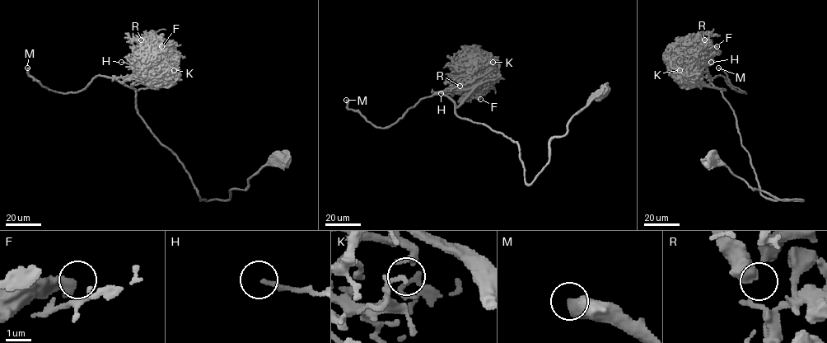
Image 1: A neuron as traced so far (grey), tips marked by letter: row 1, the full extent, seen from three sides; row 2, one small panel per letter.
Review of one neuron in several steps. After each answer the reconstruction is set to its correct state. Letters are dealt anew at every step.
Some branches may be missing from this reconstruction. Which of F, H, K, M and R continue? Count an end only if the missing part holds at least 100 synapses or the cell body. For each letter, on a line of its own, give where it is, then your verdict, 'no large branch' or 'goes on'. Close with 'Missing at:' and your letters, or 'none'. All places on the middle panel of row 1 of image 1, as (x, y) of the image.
F: place (480, 99); no large branch
H: place (441, 93); no large branch
K: place (492, 62); no large branch
M: place (346, 100); goes on
R: place (460, 86); no large branch
Missing at: M

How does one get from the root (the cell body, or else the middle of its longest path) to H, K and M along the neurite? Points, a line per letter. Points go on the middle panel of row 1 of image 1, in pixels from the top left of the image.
H: (600, 93), (552, 138), (530, 184), (516, 142), (455, 113), (491, 80), (441, 93)
K: (600, 93), (552, 138), (548, 162), (528, 184), (516, 142), (455, 113), (491, 80), (492, 62)
M: (600, 93), (552, 138), (530, 184), (517, 143), (459, 117), (441, 93), (385, 128), (346, 100)

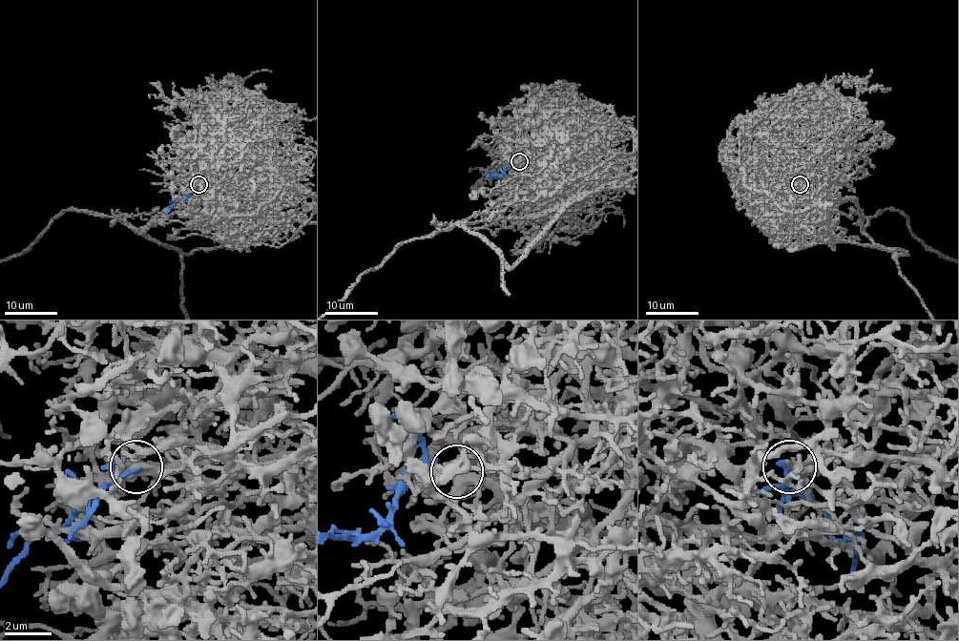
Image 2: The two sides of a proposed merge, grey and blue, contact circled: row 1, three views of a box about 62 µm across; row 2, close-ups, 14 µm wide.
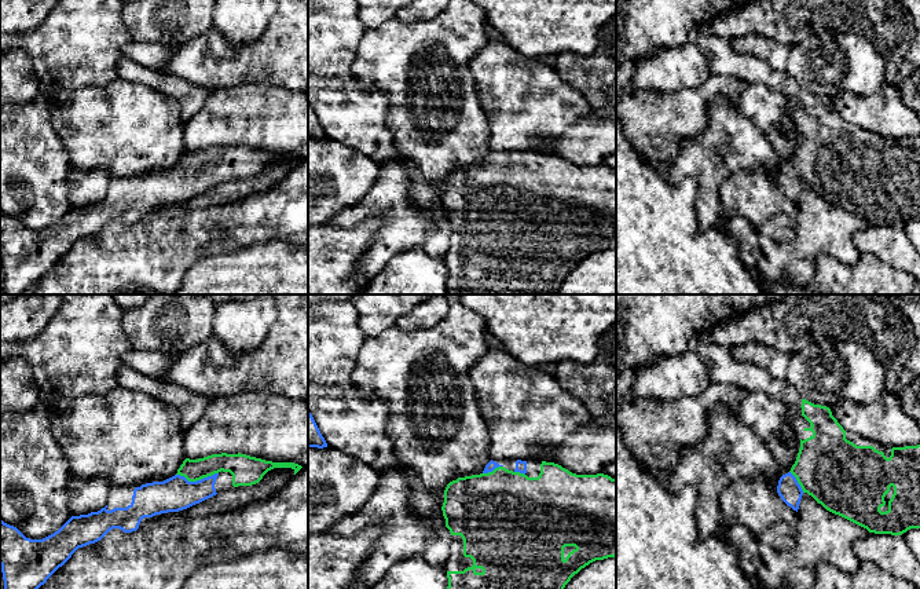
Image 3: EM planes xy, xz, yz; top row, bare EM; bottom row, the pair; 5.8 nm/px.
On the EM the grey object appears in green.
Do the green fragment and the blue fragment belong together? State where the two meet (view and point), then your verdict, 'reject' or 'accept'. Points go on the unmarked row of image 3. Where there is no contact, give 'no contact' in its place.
contact xy (197, 171); accept

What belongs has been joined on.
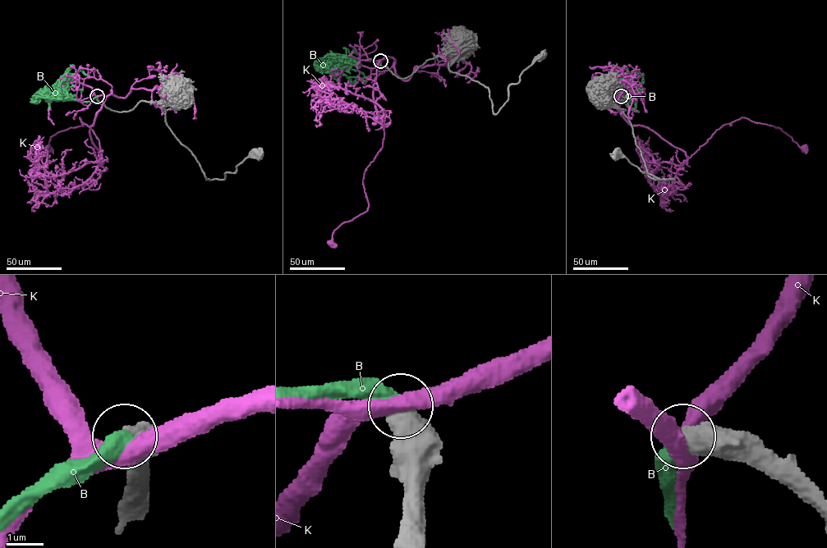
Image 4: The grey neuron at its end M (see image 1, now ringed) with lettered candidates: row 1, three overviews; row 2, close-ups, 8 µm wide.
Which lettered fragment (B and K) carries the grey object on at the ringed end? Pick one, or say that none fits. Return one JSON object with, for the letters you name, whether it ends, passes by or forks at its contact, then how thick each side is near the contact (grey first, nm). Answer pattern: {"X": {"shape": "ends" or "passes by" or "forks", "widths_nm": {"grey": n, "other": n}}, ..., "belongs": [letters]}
{"B": {"shape": "ends", "widths_nm": {"grey": 650, "other": 400}}, "belongs": ["B"]}

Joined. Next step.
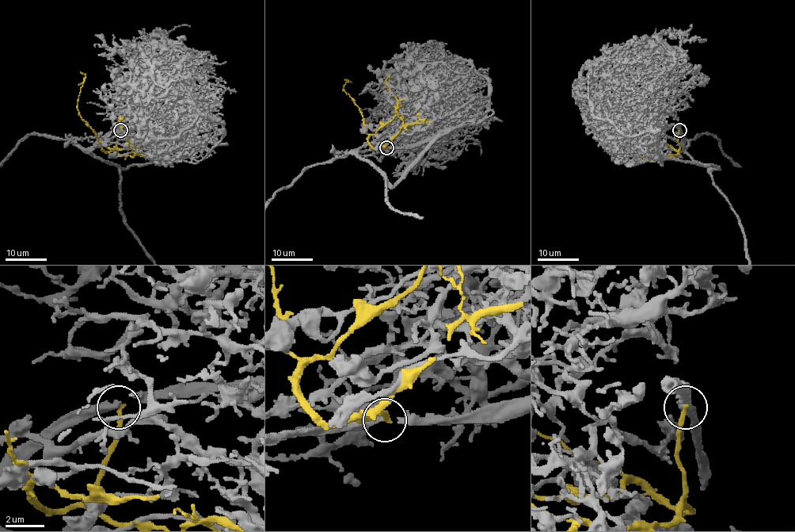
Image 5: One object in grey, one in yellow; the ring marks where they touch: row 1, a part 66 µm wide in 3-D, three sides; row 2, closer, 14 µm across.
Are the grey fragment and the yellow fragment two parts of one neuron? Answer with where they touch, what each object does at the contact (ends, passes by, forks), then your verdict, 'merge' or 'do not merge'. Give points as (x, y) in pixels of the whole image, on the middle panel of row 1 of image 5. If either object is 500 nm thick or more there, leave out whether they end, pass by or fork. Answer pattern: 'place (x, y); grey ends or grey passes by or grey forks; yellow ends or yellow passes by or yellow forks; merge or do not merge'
place (386, 147); grey passes by; yellow ends; do not merge

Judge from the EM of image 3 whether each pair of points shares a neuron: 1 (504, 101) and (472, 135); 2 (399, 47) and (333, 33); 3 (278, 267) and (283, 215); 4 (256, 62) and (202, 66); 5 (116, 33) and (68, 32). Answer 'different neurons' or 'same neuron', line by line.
1: different neurons
2: different neurons
3: different neurons
4: same neuron
5: same neuron

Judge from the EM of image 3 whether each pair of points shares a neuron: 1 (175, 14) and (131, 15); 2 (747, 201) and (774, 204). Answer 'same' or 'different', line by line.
1: same
2: same

